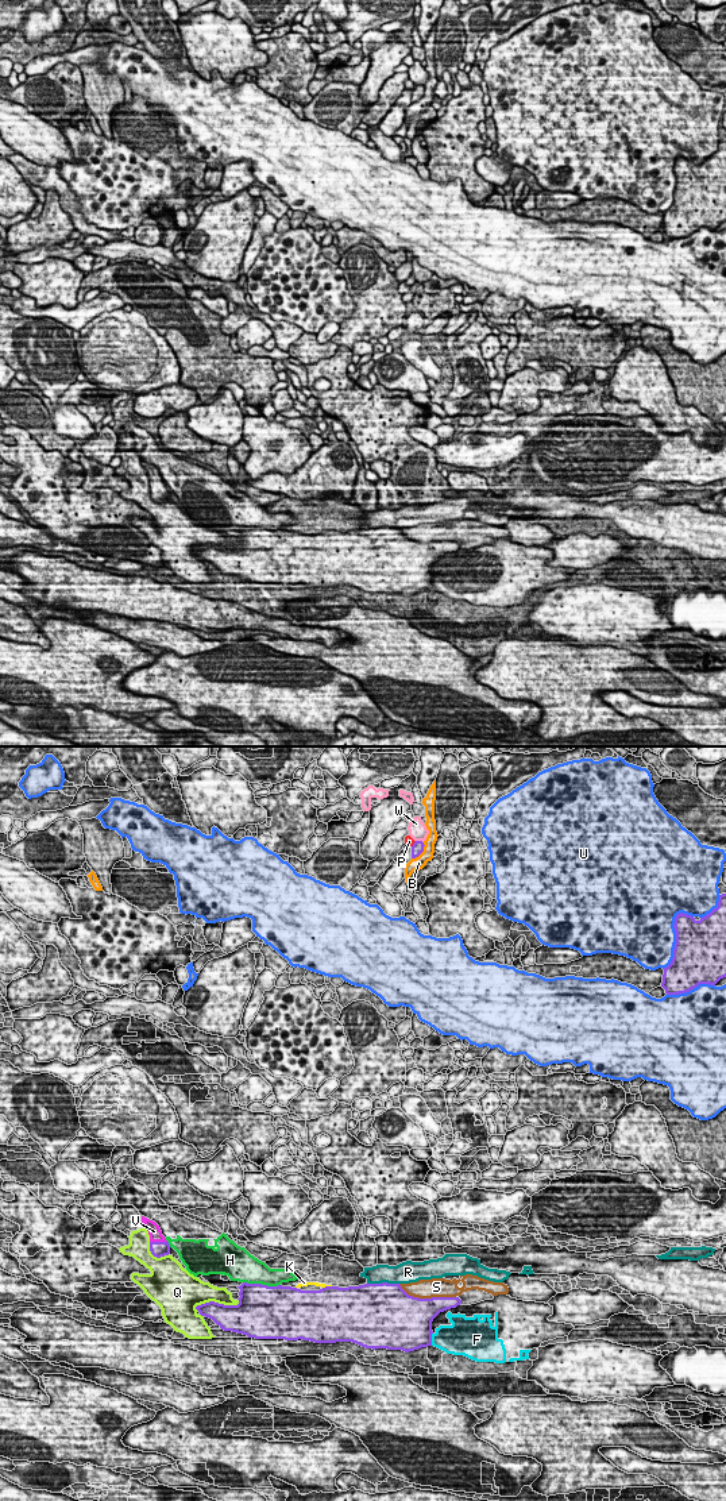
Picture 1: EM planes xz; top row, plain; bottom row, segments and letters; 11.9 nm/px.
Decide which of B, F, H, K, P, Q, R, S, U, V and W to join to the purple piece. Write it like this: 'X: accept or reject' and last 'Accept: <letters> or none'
B: reject
F: reject
H: reject
K: reject
P: reject
Q: reject
R: reject
S: reject
U: reject
V: accept
W: reject
Accept: V

